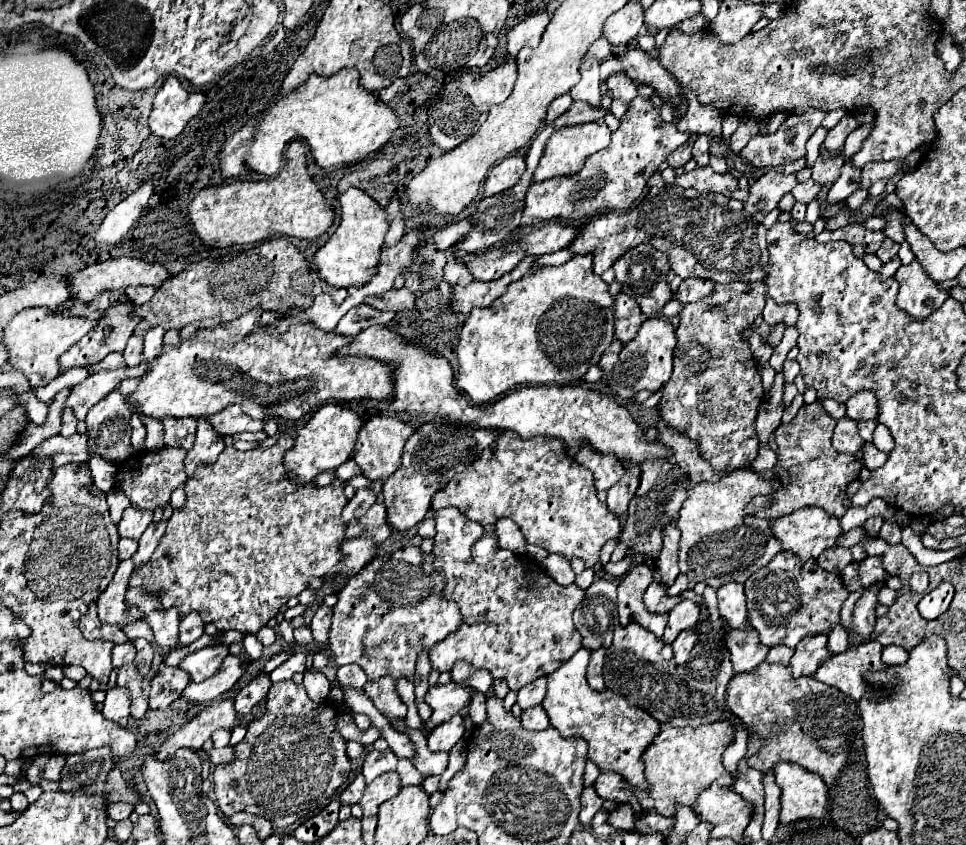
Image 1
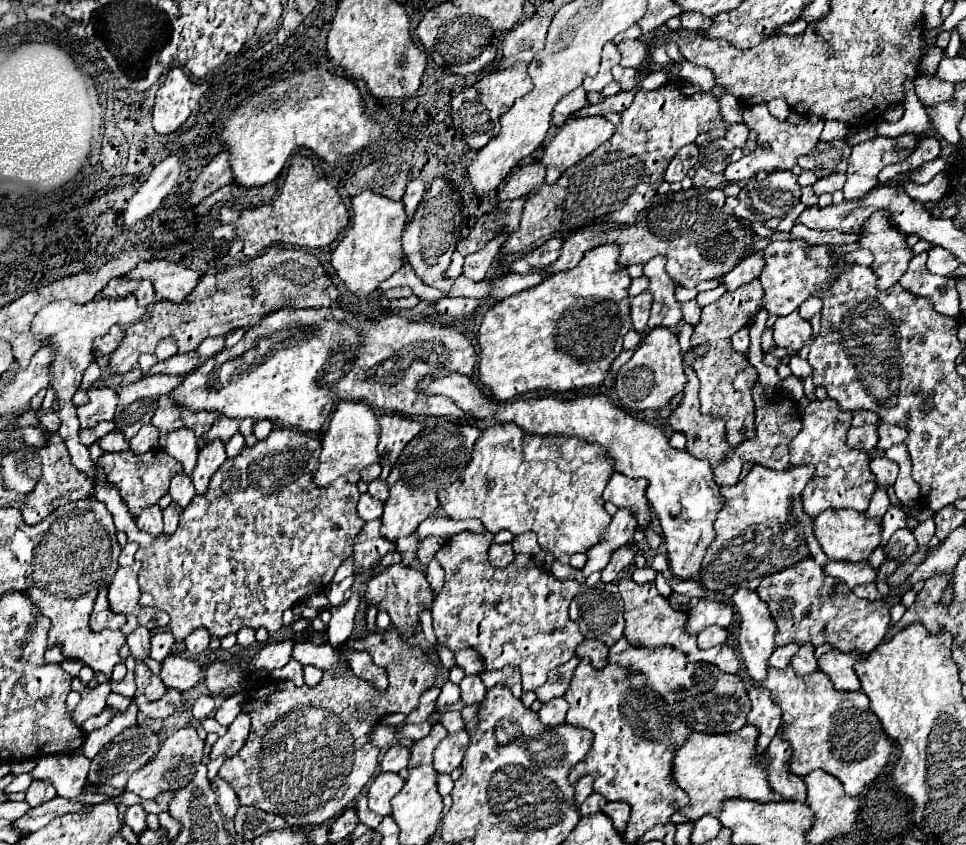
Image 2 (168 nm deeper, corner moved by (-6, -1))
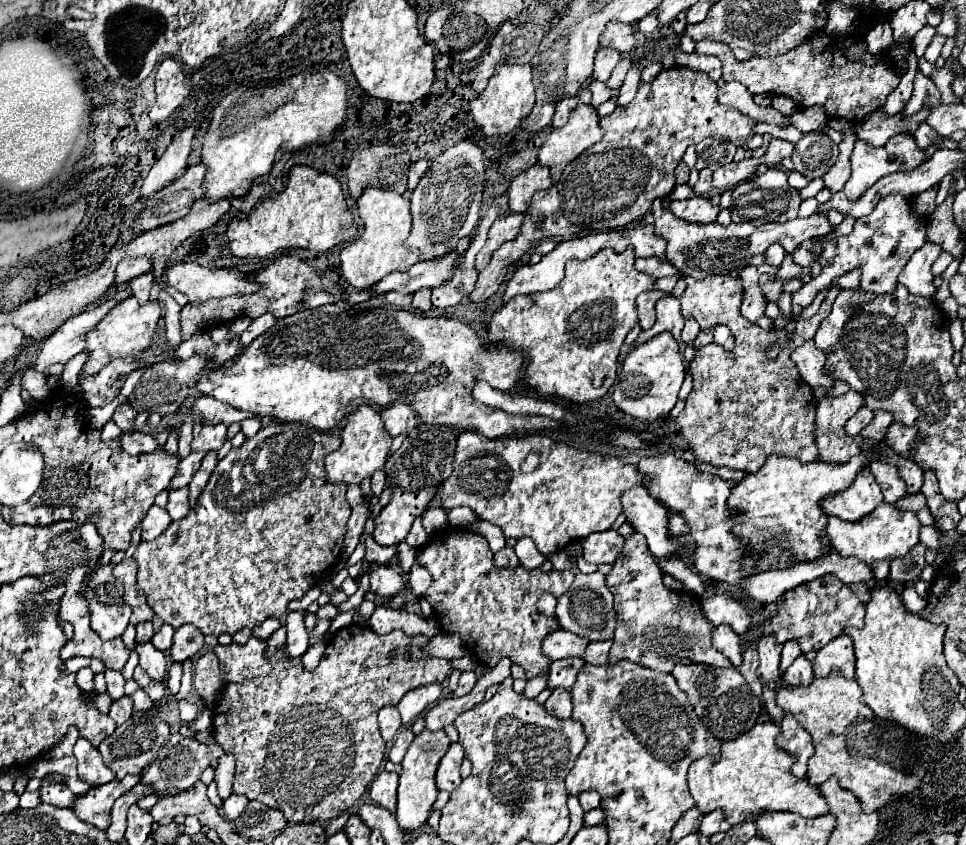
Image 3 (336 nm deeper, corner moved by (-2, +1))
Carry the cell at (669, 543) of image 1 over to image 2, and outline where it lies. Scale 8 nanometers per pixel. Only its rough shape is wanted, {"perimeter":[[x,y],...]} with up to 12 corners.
{"perimeter":[[466,375],[426,377],[480,421],[610,441],[646,477],[674,575],[702,571],[724,507],[706,459],[604,395],[490,403]]}

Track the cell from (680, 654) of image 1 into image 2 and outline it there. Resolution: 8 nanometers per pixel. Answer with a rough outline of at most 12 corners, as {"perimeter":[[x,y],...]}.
{"perimeter":[[708,627],[698,633],[698,647],[728,643],[728,631]]}

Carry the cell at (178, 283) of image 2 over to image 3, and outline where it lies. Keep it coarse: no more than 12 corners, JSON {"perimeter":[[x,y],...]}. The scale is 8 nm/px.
{"perimeter":[[198,263],[166,267],[166,283],[200,305],[254,293],[244,273]]}

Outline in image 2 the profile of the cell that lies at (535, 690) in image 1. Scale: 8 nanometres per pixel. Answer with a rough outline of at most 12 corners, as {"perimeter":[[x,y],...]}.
{"perimeter":[[580,659],[550,671],[536,691],[542,703],[564,697]]}

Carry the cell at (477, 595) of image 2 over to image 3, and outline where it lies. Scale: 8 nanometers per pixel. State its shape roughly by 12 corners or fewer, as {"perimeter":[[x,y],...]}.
{"perimeter":[[476,533],[418,549],[426,601],[484,665],[548,671],[536,609],[572,571],[500,569]]}

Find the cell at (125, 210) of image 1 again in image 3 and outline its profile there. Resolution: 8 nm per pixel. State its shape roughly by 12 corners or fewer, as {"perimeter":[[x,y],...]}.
{"perimeter":[[194,129],[172,139],[146,175],[140,199],[184,173]]}

